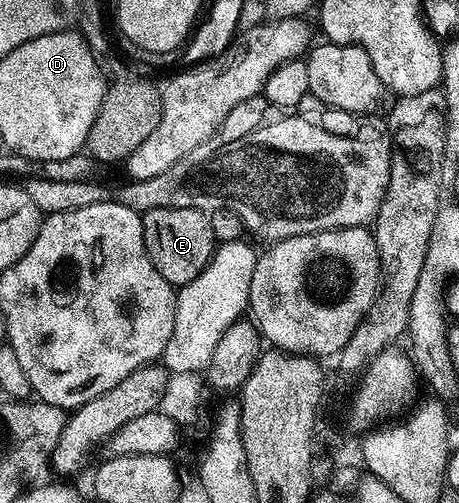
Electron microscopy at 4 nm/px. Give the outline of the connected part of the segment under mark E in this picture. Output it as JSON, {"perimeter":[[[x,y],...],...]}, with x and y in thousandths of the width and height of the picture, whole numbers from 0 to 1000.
{"perimeter":[[[336,414],[309,423],[309,431],[316,489],[333,529],[342,529],[342,545],[377,569],[420,561],[447,537],[473,491],[458,427],[431,414]]]}

